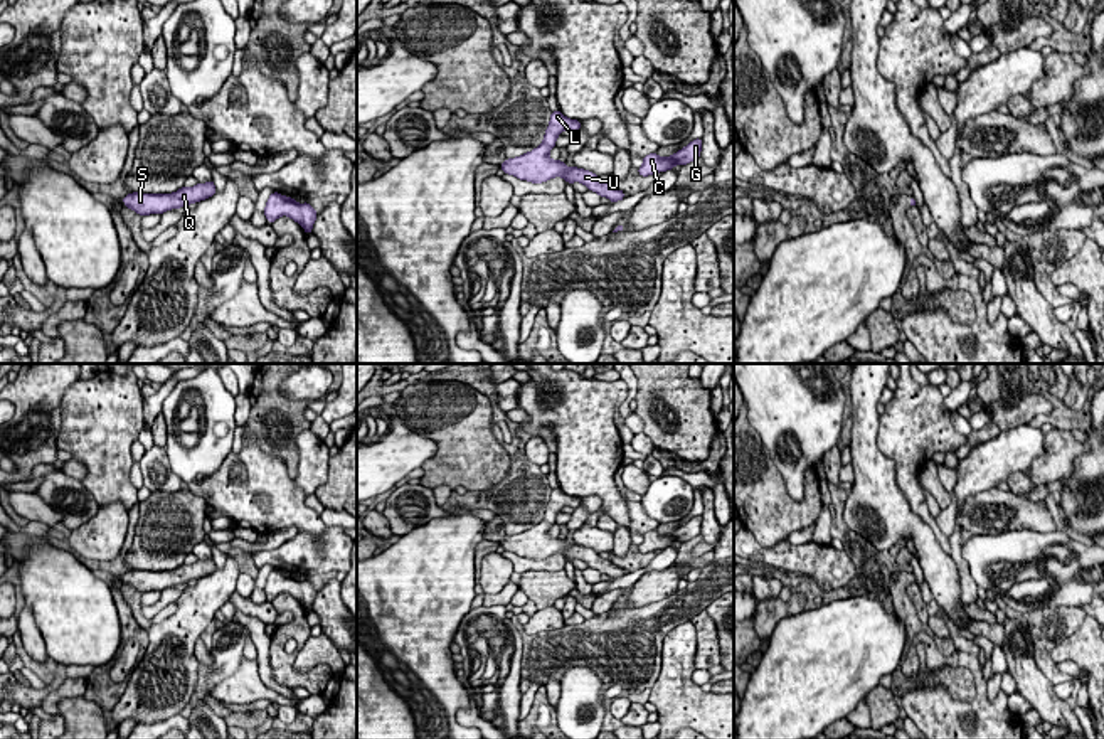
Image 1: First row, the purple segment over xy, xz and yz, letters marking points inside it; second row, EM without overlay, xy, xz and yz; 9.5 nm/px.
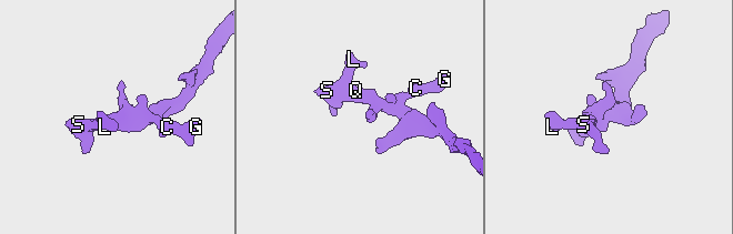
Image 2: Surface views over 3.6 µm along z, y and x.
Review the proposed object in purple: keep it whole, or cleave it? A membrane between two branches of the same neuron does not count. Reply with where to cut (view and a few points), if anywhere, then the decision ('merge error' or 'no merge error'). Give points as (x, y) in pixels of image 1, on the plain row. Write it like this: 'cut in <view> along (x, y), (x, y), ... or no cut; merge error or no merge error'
no cut; no merge error

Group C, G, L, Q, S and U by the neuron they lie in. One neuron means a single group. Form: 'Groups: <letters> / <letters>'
Groups: C G L Q S U

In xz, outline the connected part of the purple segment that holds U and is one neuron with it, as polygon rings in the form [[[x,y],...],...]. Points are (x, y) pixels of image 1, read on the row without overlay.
[[[552,488],[542,522],[517,535],[505,537],[500,542],[502,547],[520,557],[528,557],[533,561],[562,554],[567,561],[584,561],[589,567],[599,571],[601,574],[608,574],[611,579],[623,577],[624,569],[616,566],[611,559],[602,559],[596,550],[577,544],[569,547],[565,539],[549,535],[549,529],[555,524],[557,513],[564,507],[577,508],[579,505],[579,497],[569,497],[560,488]]]

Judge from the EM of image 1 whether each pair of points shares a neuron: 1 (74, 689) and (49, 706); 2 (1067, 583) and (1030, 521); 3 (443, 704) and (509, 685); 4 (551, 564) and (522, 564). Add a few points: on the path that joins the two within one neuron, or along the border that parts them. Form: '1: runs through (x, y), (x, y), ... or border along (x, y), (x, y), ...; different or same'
1: runs through (68, 689), (56, 699); same
2: border along (1056, 529), (1005, 531), (998, 536); different
3: border along (461, 680), (467, 706), (456, 712), (456, 721); different
4: runs through (544, 564), (529, 564); same

